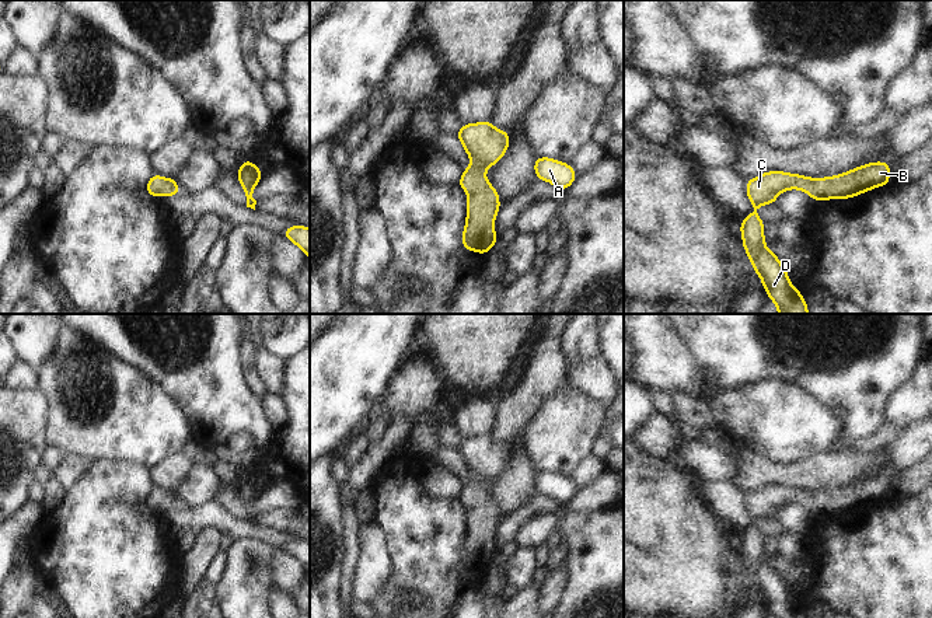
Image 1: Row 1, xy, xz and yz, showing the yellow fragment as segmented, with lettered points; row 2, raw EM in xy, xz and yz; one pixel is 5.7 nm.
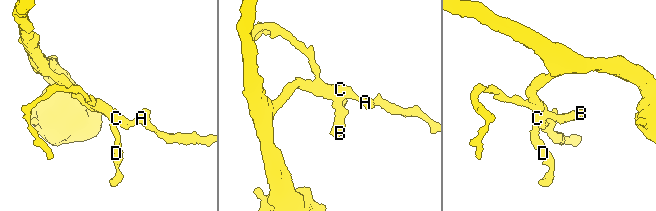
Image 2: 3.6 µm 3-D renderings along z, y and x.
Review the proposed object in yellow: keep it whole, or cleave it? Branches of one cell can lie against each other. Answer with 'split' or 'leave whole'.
leave whole

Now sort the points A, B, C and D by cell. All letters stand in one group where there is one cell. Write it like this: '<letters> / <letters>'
A B C D

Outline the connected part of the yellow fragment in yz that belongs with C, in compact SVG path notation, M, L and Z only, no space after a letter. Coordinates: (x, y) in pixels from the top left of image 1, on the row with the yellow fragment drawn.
M876 161L844 174L810 178L785 171L767 171L746 182L747 198L754 212L740 224L743 248L761 277L767 297L778 305L778 314L809 314L803 294L789 282L789 275L779 258L765 247L764 221L757 209L774 205L778 195L789 189L804 191L813 200L849 199L873 188L890 184L890 163Z

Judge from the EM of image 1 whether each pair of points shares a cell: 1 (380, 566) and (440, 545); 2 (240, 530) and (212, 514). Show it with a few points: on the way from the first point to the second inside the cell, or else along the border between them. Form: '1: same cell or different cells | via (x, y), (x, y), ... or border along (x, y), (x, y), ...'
1: different cells | border along (383, 536), (390, 557), (390, 576), (377, 594)
2: same cell | via (233, 526), (219, 519)

